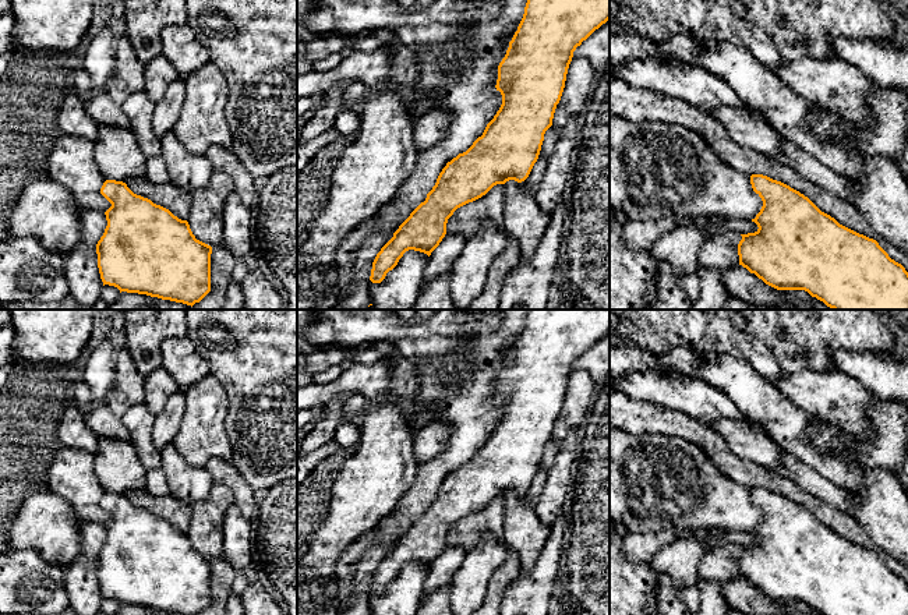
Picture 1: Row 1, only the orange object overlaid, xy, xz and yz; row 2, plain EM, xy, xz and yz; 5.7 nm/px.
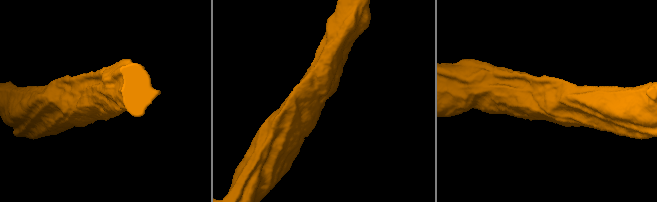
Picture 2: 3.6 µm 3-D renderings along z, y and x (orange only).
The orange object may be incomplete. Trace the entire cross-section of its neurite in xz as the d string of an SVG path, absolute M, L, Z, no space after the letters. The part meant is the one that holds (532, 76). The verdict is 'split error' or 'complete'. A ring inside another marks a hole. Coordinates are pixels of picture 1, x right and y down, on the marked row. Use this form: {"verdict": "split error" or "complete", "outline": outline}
{"verdict": "complete", "outline": "M527 0L523 18L515 32L505 57L498 66L497 91L502 95L502 105L487 124L481 137L463 153L459 153L439 173L435 185L410 216L393 233L393 237L377 254L370 280L381 283L403 254L409 250L427 254L439 245L446 234L448 219L453 212L485 195L494 185L509 180L524 181L538 159L545 131L552 126L557 105L561 100L573 52L596 29L610 20L610 0Z"}

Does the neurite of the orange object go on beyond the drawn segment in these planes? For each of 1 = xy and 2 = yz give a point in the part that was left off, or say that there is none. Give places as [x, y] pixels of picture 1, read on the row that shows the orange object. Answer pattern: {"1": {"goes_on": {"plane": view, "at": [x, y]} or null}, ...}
{"1": {"goes_on": null}, "2": {"goes_on": null}}

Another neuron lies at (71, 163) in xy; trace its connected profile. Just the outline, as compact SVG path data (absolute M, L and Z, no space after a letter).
M63 134L46 169L50 180L64 185L80 209L106 212L112 204L100 194L106 181L95 160L95 142Z

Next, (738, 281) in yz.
M742 265L721 271L721 280L729 297L753 305L798 305L802 310L834 310L805 290L777 290L766 284Z

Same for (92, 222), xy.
M81 209L80 220L82 243L96 247L107 226L106 215L99 211Z

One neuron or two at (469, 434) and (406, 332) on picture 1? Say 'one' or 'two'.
one

